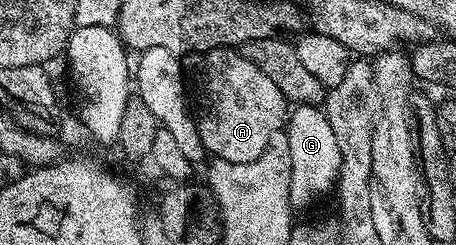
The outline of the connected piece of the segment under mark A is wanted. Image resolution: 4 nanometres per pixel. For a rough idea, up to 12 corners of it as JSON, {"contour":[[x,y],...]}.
{"contour":[[235,49],[188,55],[208,156],[261,157],[289,101]]}

